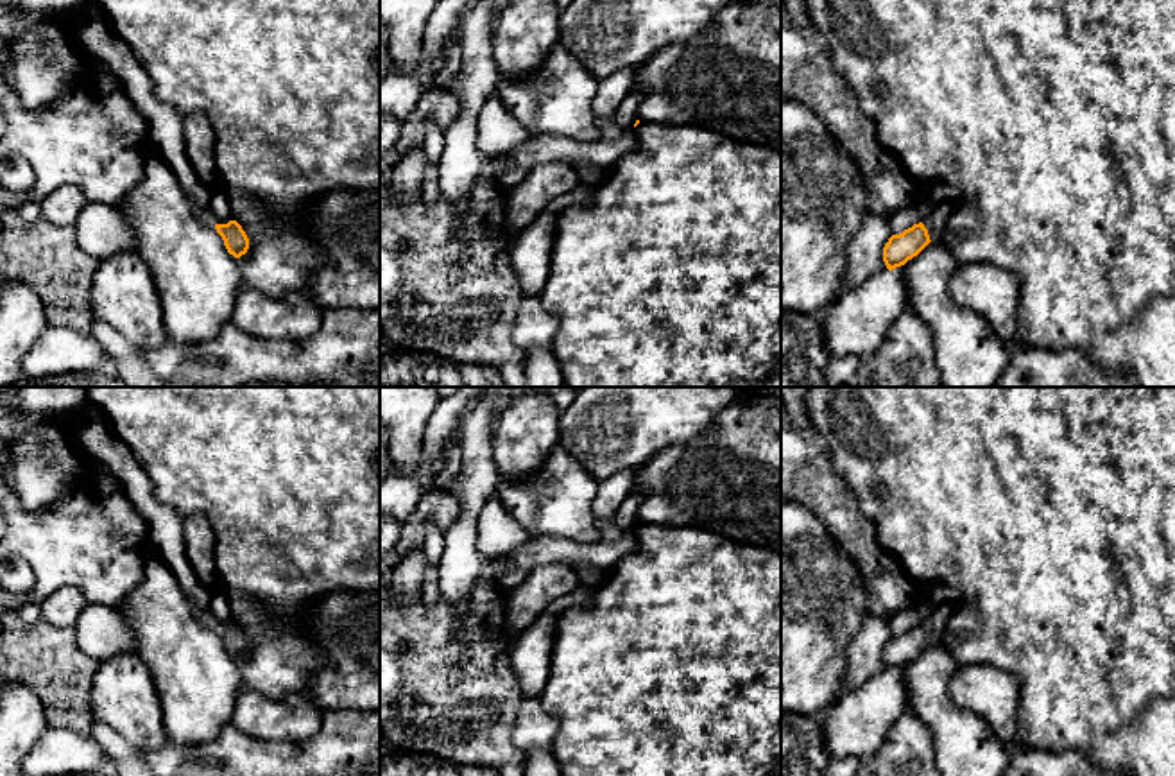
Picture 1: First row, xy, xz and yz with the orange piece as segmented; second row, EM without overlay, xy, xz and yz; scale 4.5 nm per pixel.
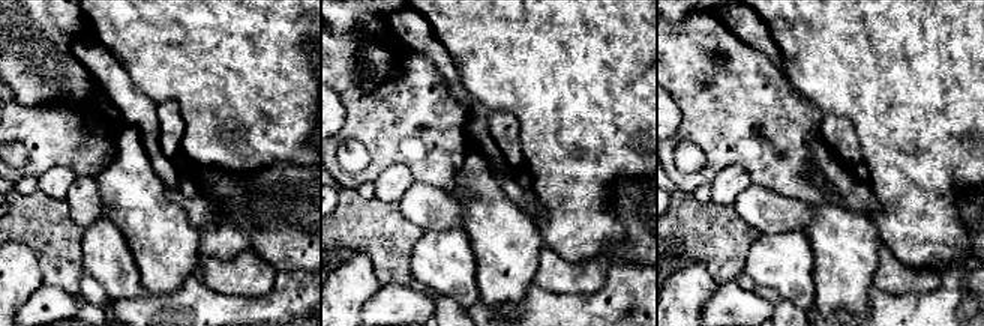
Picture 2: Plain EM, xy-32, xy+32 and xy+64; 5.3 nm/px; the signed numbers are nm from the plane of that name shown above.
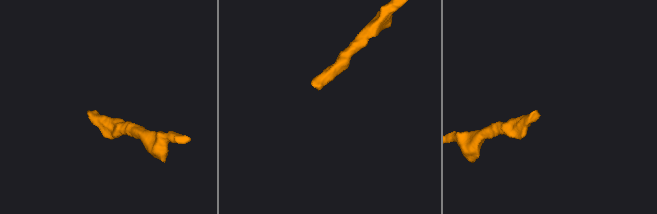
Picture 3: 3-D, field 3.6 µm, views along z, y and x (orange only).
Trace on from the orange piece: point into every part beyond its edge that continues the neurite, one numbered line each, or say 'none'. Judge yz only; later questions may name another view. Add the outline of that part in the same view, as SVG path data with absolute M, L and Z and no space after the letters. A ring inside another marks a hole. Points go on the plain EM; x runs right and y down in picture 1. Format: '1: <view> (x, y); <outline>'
1: yz (935, 624); M949 602L937 604L933 608L933 611L930 613L930 616L922 622L931 643L935 643L935 645L940 643L940 640L946 633L946 627L949 624L949 618L951 618L951 611L953 611L953 608Z

